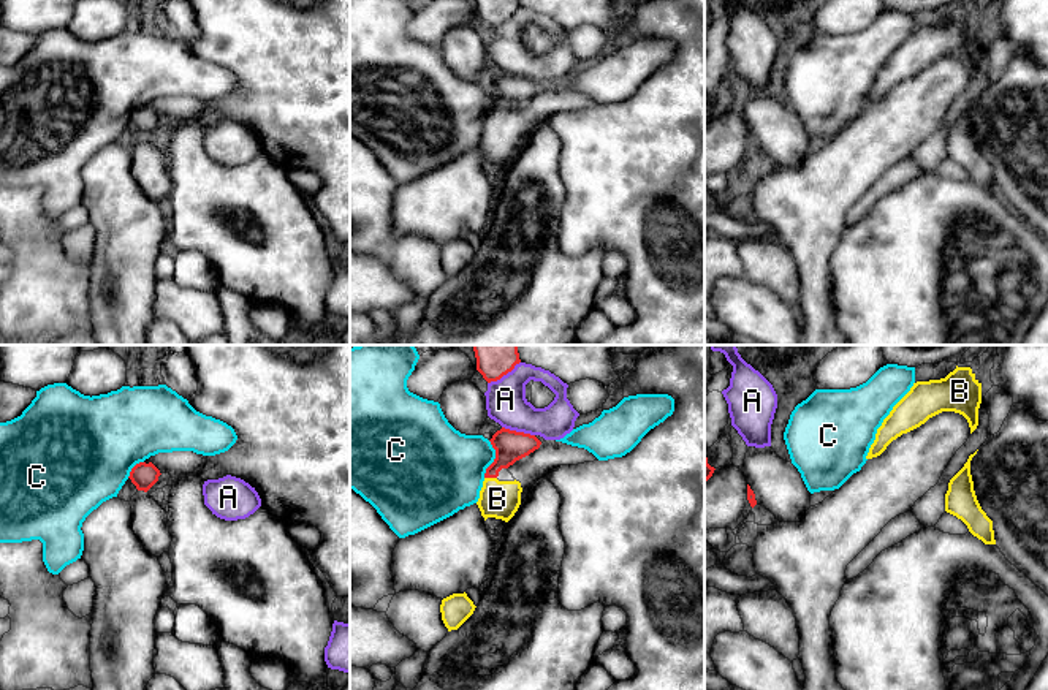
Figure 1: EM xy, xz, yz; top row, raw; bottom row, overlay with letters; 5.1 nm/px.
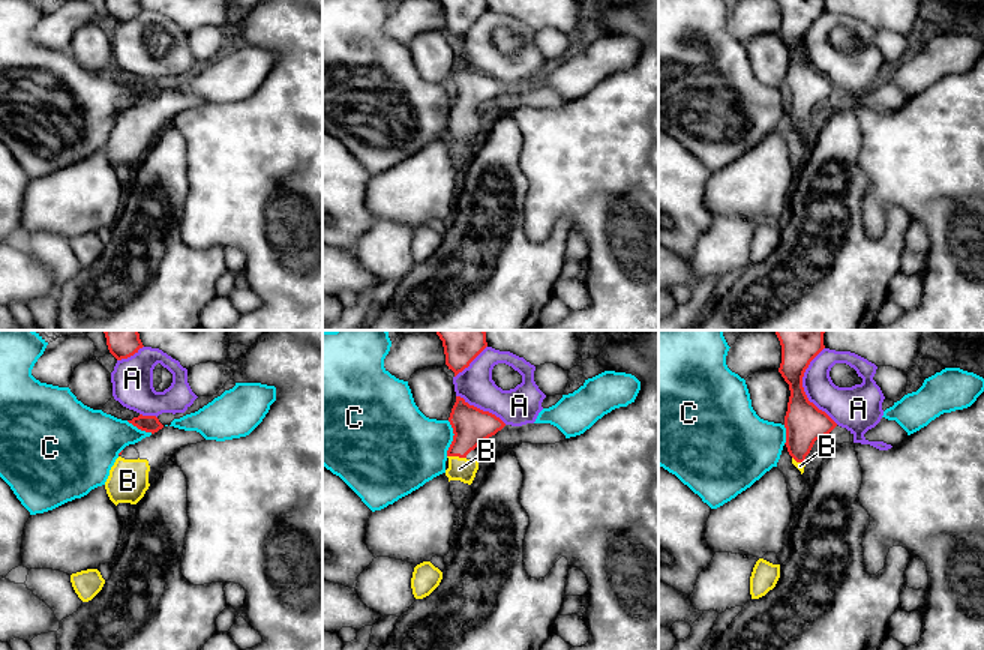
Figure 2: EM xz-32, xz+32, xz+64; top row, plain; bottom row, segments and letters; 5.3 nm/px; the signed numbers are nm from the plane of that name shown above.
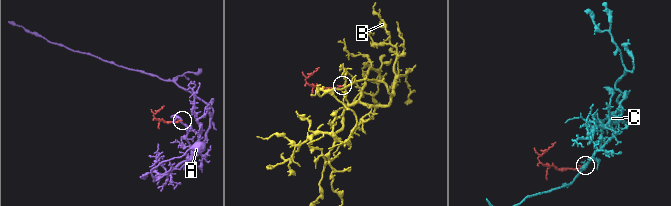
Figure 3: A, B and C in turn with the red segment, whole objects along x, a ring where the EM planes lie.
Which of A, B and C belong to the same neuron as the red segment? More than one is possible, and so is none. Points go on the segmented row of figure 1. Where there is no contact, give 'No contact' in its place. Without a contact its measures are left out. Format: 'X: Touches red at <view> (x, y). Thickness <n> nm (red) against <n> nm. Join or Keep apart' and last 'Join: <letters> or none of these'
A: Touches red at xz (504, 374). Thickness 220 nm (red) against 200 nm. Keep apart
B: Touches red at xz (491, 477). Thickness 160 nm (red) against 190 nm. Join
C: Touches red at xz (494, 459). Thickness 160 nm (red) against 380 nm. Keep apart
Join: B

